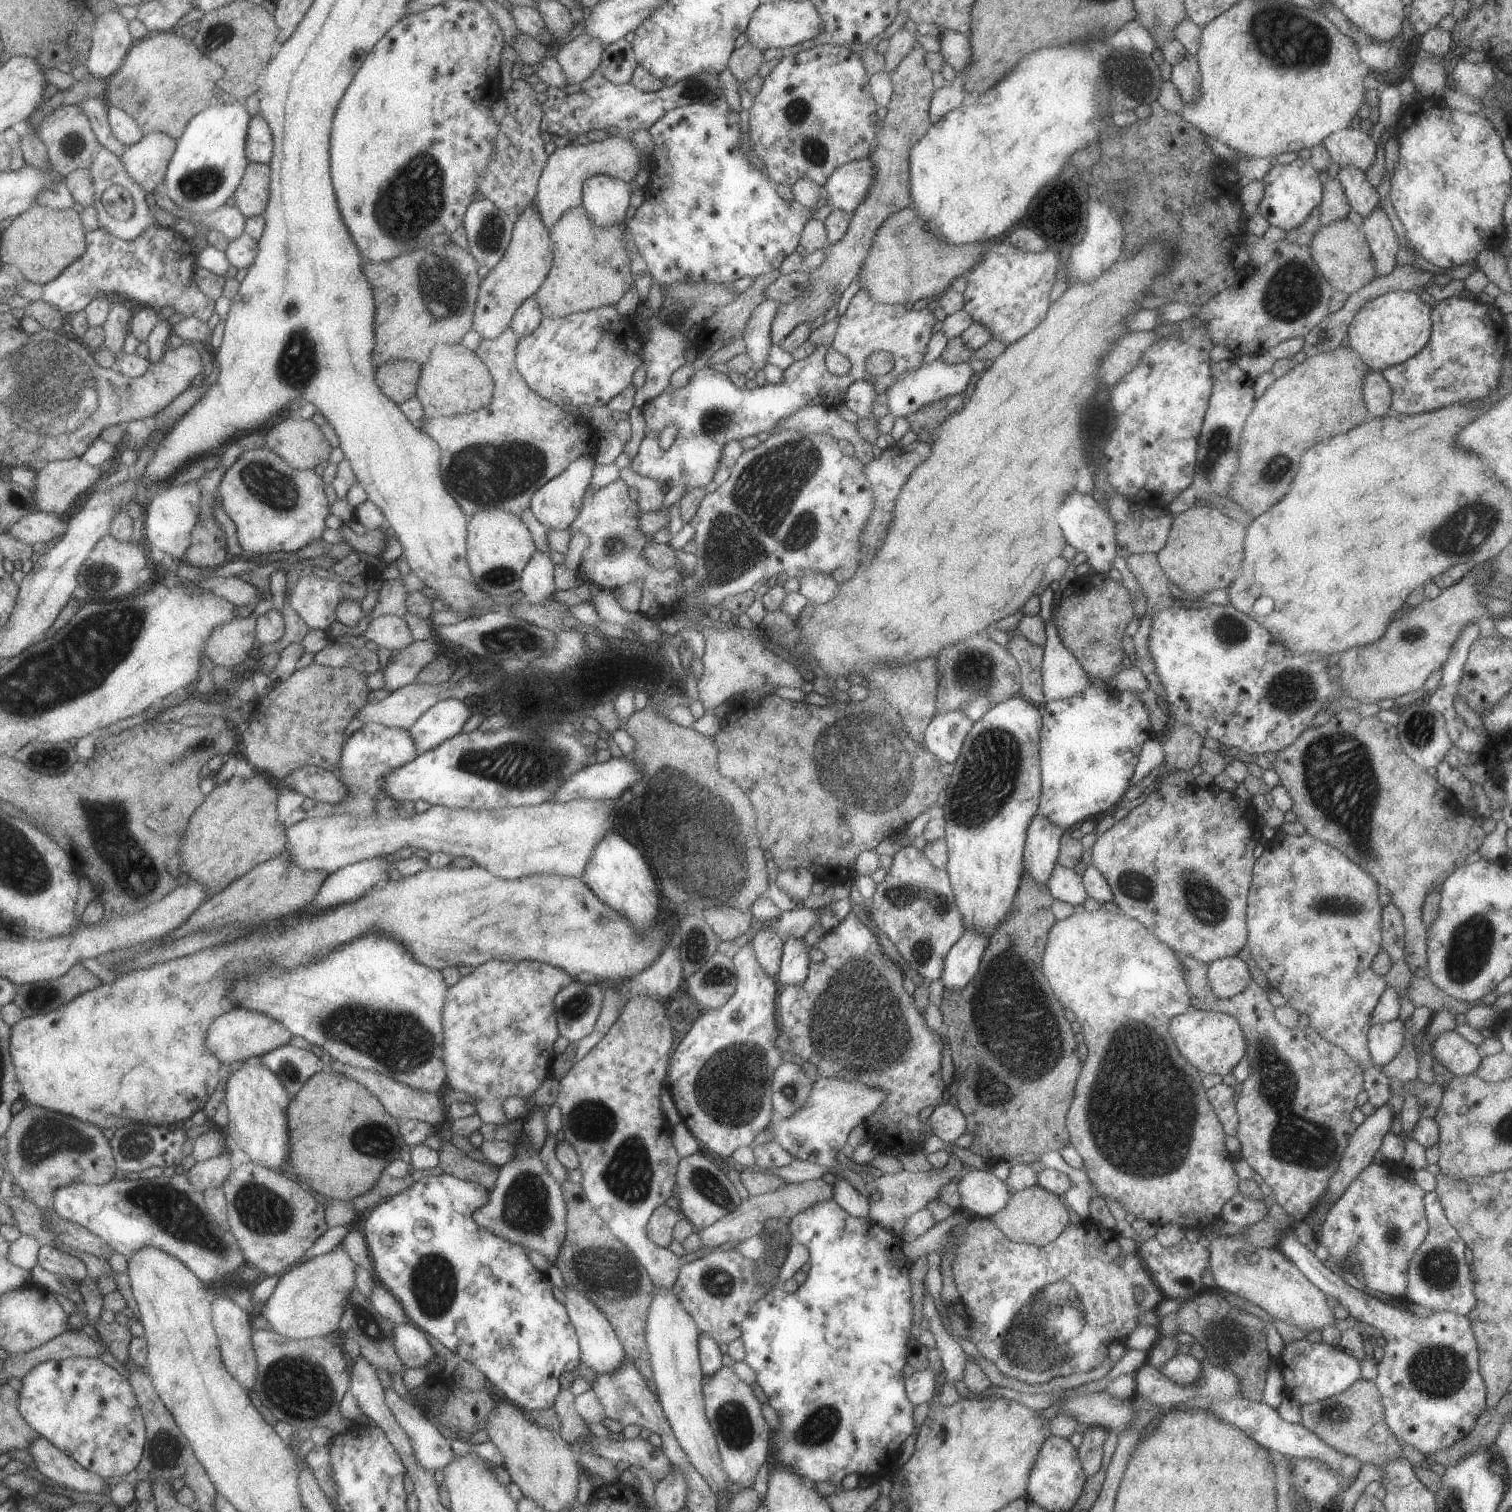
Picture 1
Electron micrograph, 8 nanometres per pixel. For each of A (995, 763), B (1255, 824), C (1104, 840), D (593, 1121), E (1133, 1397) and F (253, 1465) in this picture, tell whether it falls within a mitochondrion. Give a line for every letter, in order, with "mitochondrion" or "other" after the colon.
A: mitochondrion
B: other
C: other
D: mitochondrion
E: other
F: other

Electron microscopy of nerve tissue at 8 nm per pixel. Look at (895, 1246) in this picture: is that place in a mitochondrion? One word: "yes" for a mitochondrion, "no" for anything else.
no

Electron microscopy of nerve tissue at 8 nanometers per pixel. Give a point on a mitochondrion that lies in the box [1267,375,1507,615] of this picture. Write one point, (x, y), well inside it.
(1468, 528)

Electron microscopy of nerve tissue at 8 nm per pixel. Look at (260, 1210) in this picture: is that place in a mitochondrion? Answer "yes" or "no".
yes

